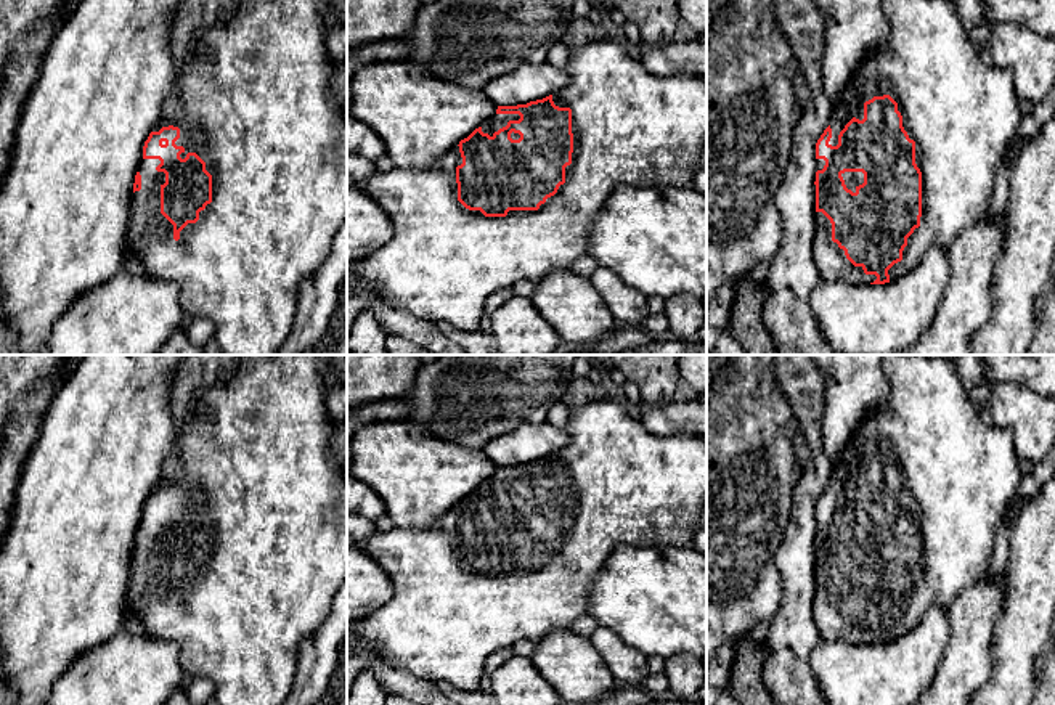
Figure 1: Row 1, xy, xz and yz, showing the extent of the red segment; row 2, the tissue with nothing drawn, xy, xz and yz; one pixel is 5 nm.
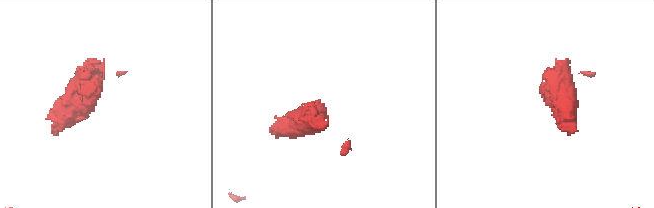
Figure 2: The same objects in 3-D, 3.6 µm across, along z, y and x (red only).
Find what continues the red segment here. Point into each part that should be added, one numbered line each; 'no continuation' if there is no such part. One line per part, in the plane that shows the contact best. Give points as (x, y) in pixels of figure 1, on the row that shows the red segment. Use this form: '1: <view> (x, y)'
1: yz (961, 113)

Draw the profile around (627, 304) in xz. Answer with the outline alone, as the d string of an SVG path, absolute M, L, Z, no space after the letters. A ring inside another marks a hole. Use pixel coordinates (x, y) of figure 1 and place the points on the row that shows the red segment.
M599 265L589 281L615 320L636 328L649 315L647 297L629 287L613 270Z

